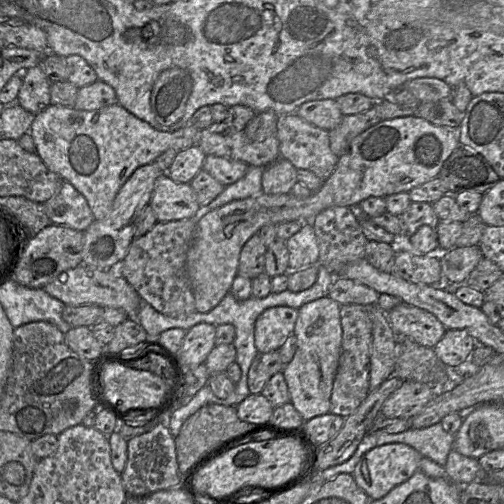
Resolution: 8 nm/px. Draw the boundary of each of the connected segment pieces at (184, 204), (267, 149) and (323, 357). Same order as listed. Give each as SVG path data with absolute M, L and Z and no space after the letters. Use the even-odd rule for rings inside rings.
M167 173L156 179L149 205L158 222L198 217L200 213L200 205L190 184L175 182Z
M226 122L213 123L197 133L197 146L207 155L227 157L249 166L267 167L280 158L276 134L262 142L248 139L244 131Z
M329 296L311 301L298 309L293 334L297 338L297 350L282 373L288 386L290 400L304 421L329 413L331 393L339 364L342 345L341 305Z

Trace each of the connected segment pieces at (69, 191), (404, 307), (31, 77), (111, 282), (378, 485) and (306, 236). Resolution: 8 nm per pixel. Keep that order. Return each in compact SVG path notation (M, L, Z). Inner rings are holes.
M69 182L45 203L45 212L52 224L84 232L94 221L85 197Z
M404 302L399 303L388 311L387 317L398 337L411 339L425 347L433 348L447 330L432 313Z
M40 65L29 68L23 72L17 103L36 115L51 105L50 87L51 82Z
M79 265L61 273L44 288L50 296L60 300L66 306L98 305L123 310L129 319L136 319L142 299L138 292L116 269L97 269Z
M387 443L364 454L352 476L371 499L379 500L418 471L422 458L411 446Z
M303 222L301 229L288 238L289 270L299 270L319 263L319 245L310 222Z

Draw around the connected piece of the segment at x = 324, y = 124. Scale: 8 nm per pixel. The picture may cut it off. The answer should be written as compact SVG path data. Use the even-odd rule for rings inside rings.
M335 99L305 102L295 113L306 122L327 131L336 128L343 118Z

